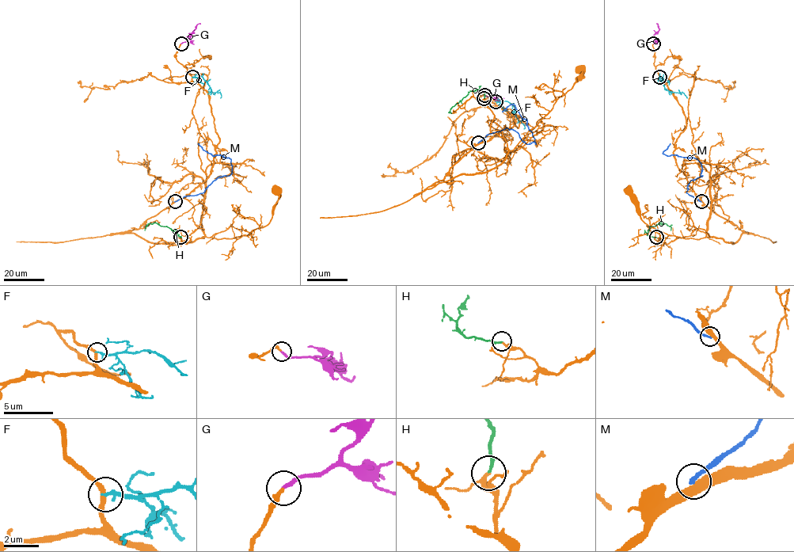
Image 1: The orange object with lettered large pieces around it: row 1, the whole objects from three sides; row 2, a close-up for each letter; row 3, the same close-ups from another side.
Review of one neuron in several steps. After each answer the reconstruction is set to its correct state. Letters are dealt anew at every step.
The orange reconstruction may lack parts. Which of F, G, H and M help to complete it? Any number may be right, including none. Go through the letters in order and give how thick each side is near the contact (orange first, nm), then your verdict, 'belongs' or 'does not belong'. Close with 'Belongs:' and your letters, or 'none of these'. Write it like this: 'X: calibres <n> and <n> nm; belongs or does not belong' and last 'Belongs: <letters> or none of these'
F: calibres 240 and 200 nm; does not belong
G: calibres 190 and 200 nm; belongs
H: calibres 160 and 180 nm; belongs
M: calibres 400 and 220 nm; does not belong
Belongs: G, H

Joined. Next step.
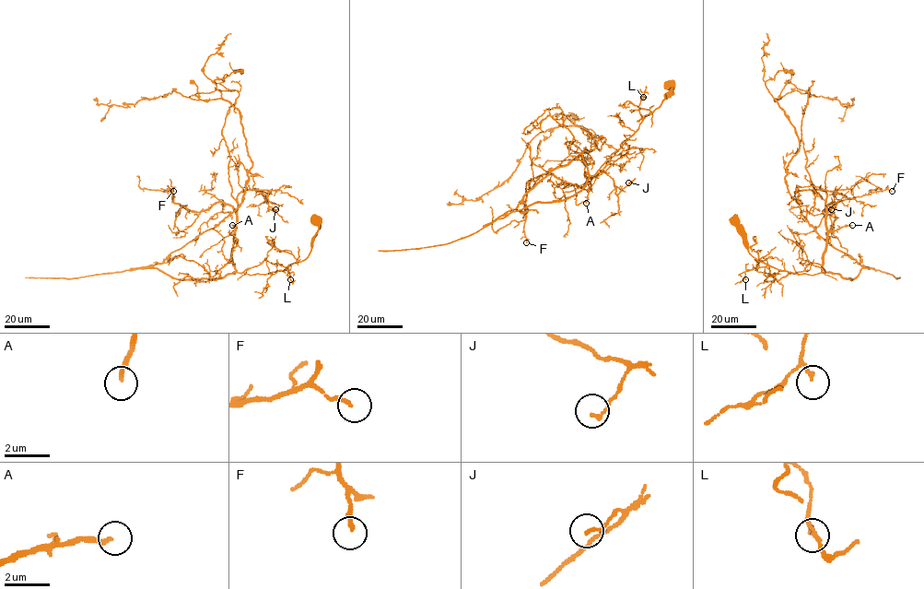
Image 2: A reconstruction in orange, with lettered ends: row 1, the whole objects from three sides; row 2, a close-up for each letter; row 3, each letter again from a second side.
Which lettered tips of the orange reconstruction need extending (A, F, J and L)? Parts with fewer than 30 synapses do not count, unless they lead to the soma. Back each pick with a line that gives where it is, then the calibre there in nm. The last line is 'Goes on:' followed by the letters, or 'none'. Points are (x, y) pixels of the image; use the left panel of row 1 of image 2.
A: Place: (232, 225). Thickness 200 nm
Goes on: A

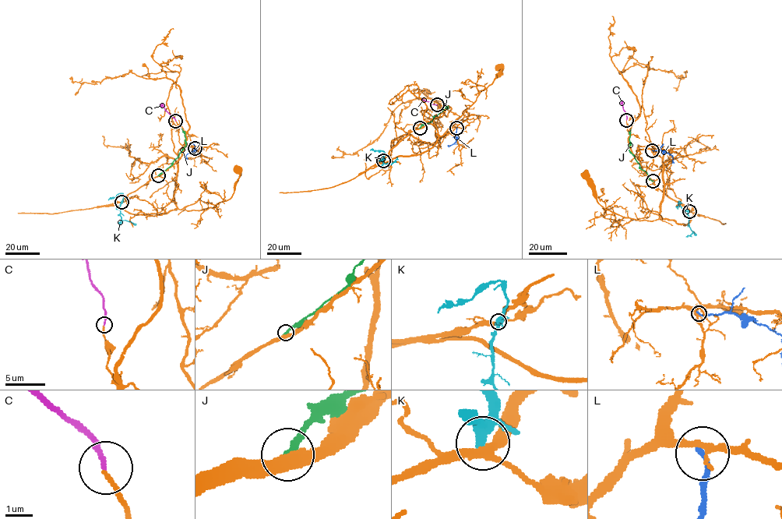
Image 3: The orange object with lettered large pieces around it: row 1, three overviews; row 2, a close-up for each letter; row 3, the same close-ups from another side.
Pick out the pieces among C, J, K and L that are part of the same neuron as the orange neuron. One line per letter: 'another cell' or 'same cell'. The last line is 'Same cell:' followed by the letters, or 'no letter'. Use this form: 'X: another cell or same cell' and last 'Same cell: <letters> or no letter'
C: same cell
J: another cell
K: another cell
L: another cell
Same cell: C

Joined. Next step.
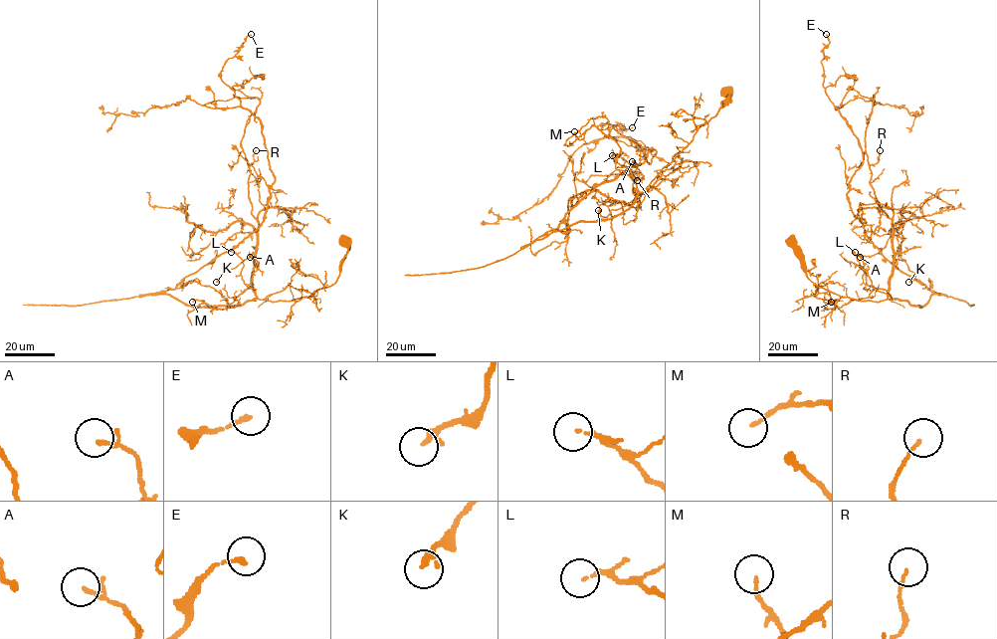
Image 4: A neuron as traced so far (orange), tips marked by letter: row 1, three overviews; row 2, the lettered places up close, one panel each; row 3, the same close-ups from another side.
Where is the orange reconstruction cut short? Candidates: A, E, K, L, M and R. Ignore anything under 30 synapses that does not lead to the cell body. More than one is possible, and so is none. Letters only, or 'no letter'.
no letter

